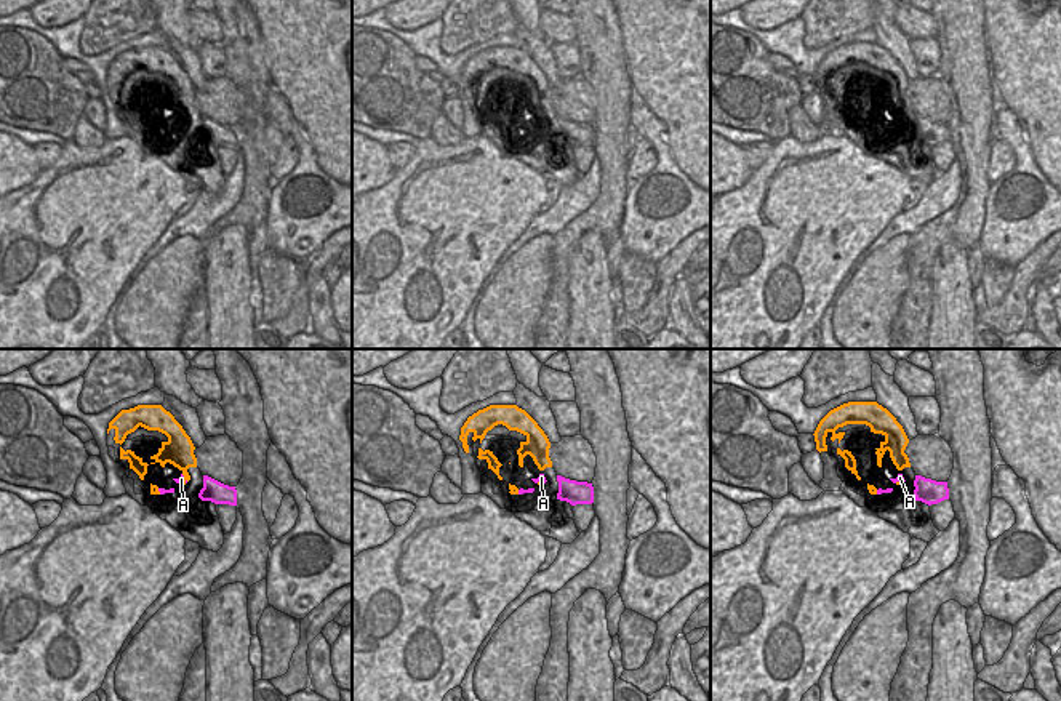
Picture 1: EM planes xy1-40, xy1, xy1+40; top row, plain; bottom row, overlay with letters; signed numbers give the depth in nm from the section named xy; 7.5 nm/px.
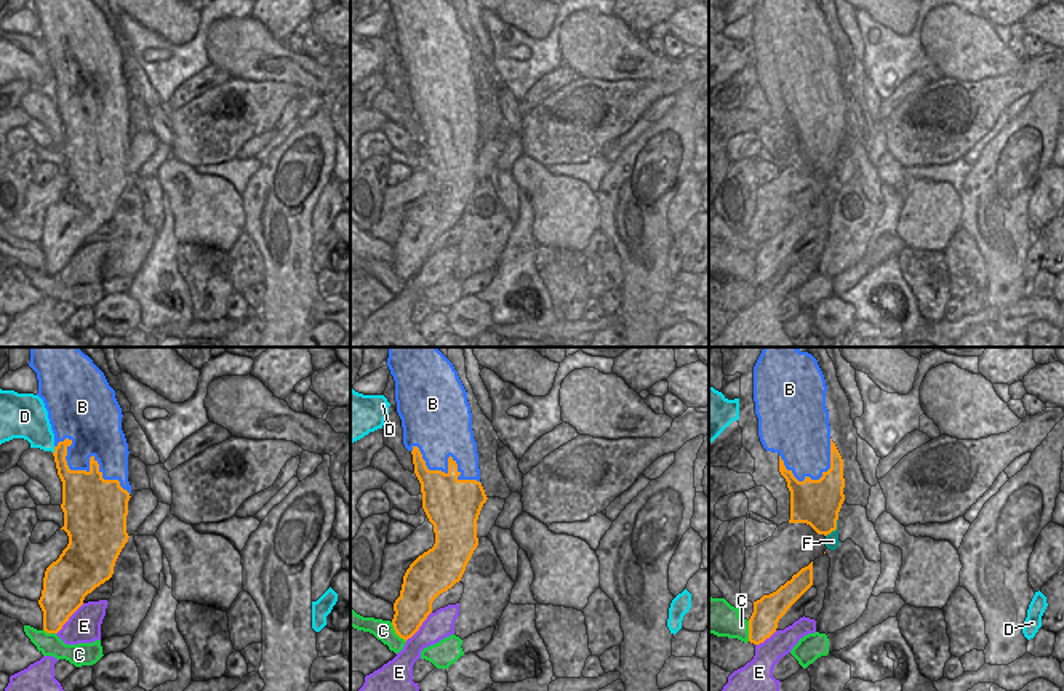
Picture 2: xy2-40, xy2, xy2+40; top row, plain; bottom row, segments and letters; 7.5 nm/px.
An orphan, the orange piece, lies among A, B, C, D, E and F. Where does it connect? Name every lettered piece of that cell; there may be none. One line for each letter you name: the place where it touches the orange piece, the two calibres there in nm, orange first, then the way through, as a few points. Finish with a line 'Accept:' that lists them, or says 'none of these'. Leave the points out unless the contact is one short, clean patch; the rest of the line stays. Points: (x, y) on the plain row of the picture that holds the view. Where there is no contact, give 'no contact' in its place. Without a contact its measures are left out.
B: xy2-40 (90, 109) | 400/320 nm
Accept: B

